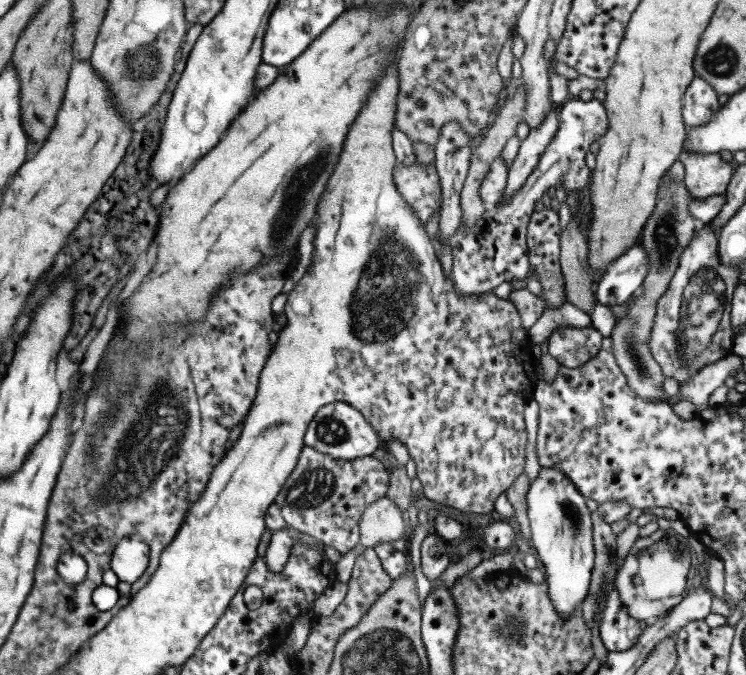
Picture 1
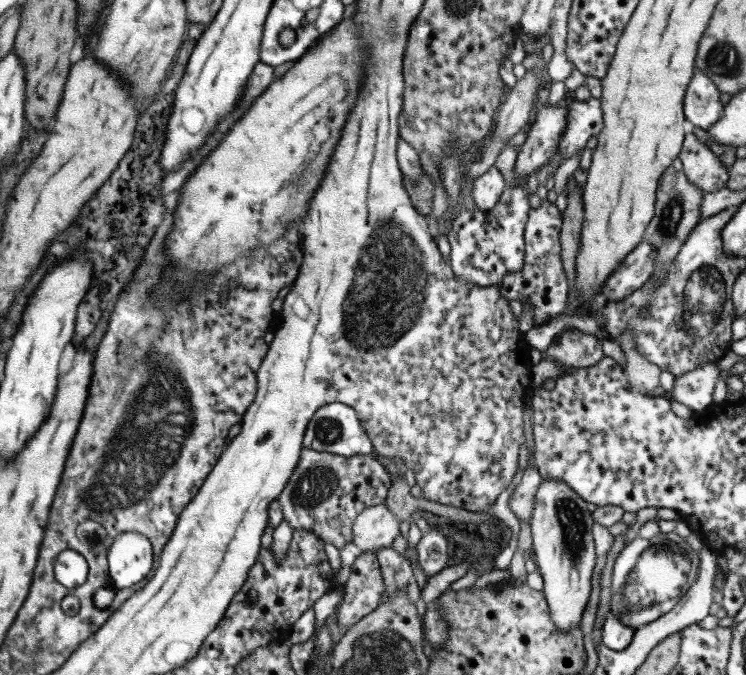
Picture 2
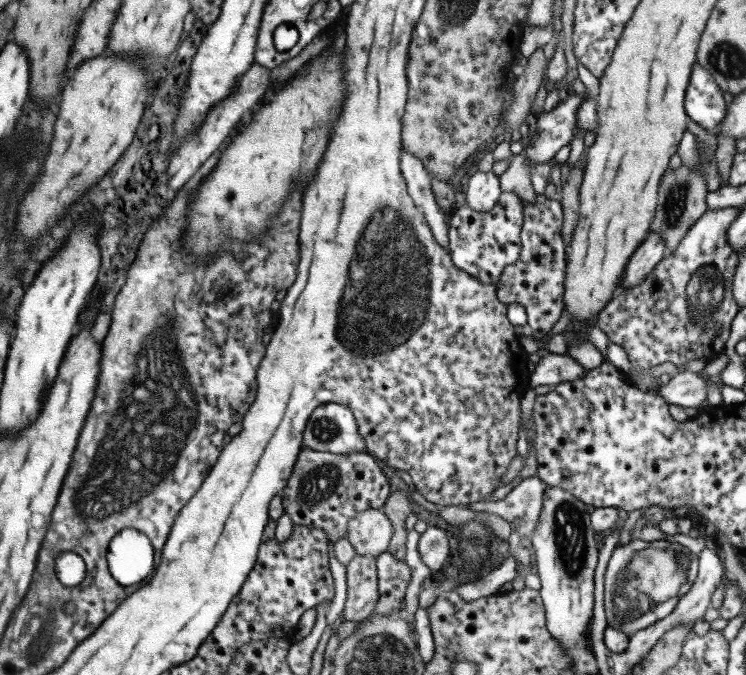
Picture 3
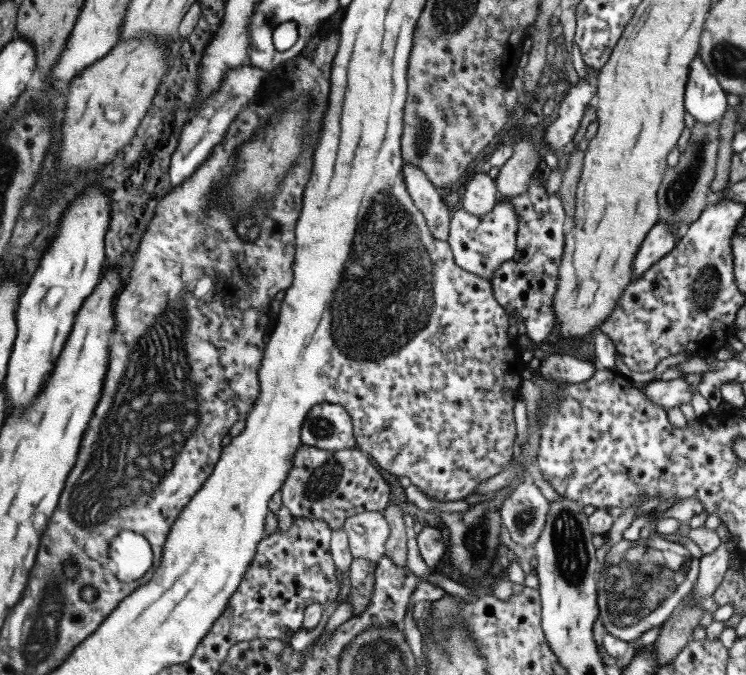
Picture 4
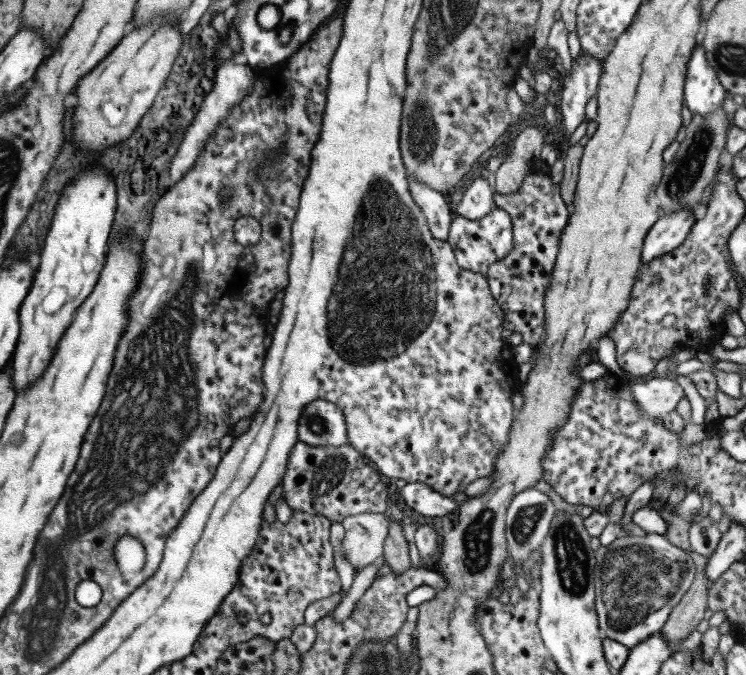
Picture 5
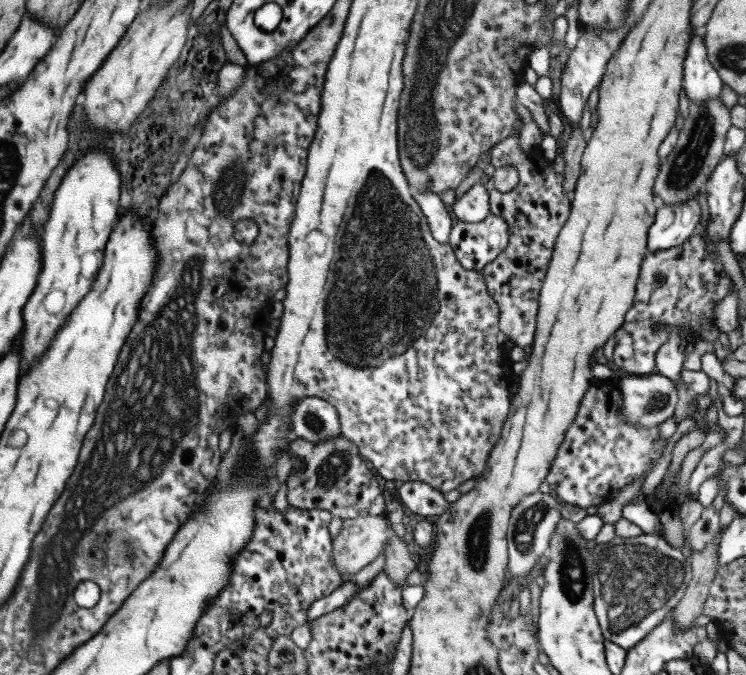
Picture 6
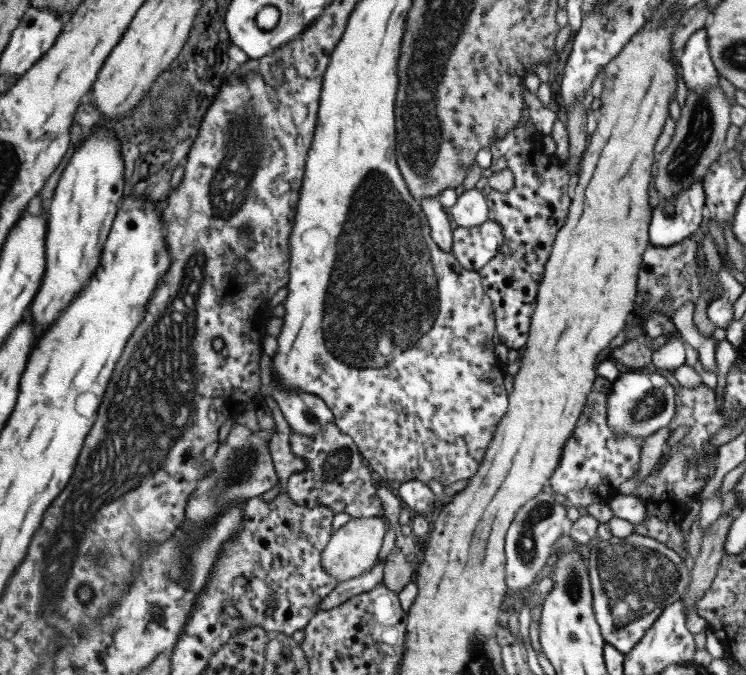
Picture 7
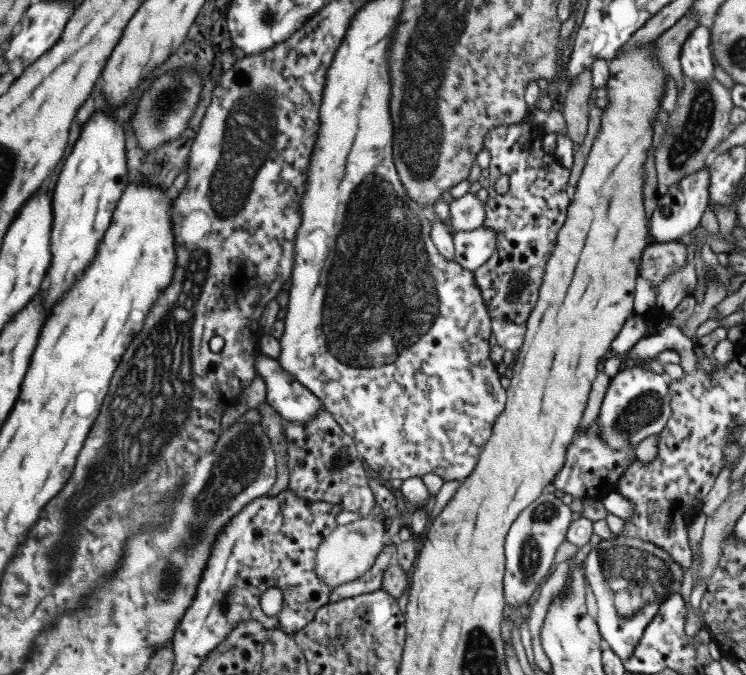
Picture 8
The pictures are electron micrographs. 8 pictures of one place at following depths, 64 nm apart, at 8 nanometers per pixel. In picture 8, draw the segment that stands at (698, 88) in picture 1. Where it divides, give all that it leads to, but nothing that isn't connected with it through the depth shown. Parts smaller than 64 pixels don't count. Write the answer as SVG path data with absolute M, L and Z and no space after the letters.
M697 25L683 41L679 54L682 74L691 82L708 82L713 77L711 61L710 30Z

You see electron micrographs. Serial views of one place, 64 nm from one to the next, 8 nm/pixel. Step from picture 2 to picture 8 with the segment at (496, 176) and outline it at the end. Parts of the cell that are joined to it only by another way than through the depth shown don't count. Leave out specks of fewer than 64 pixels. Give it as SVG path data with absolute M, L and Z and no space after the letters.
M472 193L452 199L448 204L447 225L452 232L471 231L482 226L484 205Z

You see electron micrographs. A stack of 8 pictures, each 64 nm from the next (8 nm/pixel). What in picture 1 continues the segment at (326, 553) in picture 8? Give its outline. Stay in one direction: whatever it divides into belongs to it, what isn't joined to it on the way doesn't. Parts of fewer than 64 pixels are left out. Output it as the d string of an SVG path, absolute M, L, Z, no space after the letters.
M386 496L363 509L357 521L356 531L359 534L358 543L367 548L409 536L408 527L403 525L400 510Z

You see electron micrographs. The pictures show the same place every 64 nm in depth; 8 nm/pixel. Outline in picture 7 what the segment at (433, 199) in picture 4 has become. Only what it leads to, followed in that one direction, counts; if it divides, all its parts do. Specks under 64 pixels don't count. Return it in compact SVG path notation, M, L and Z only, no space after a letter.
M435 197L419 200L420 209L426 216L430 237L432 241L443 251L450 252L452 247L453 224L448 213L443 210Z

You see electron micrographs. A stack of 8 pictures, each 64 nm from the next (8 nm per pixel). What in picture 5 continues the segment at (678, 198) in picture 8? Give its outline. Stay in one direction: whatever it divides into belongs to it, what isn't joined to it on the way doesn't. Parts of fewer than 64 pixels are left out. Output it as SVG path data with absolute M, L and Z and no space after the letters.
M677 211L669 214L660 212L658 219L650 226L643 239L639 256L640 266L681 244L696 219L697 216L694 216L691 211Z

